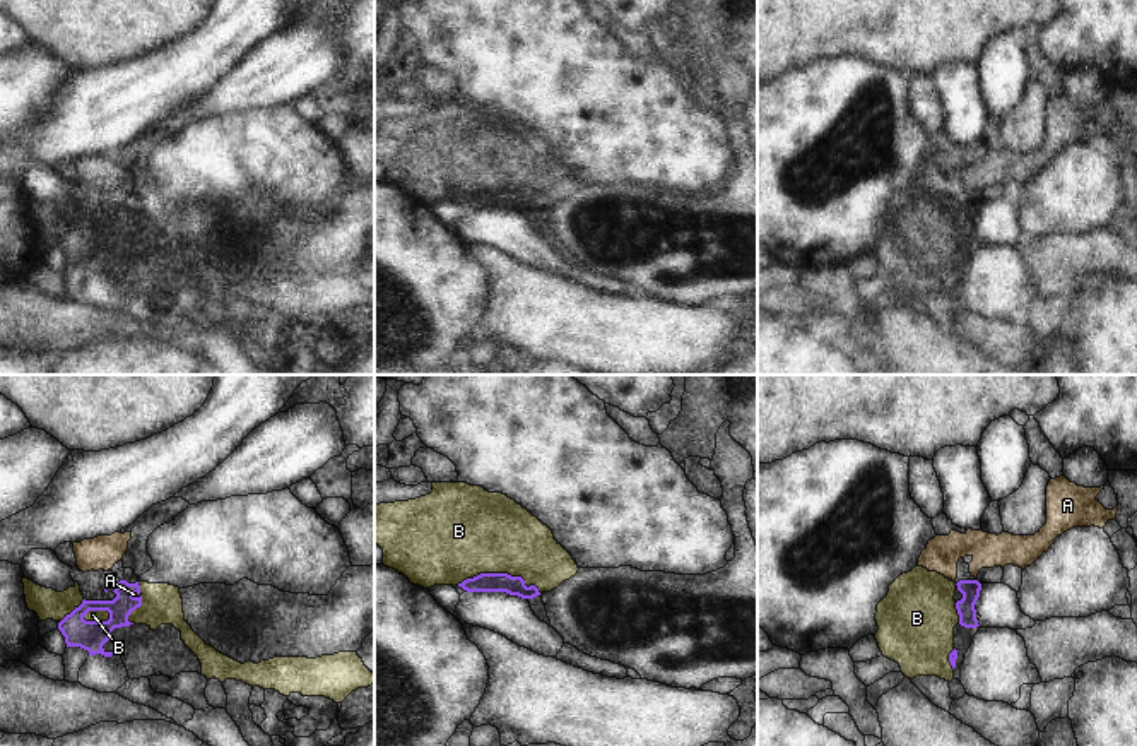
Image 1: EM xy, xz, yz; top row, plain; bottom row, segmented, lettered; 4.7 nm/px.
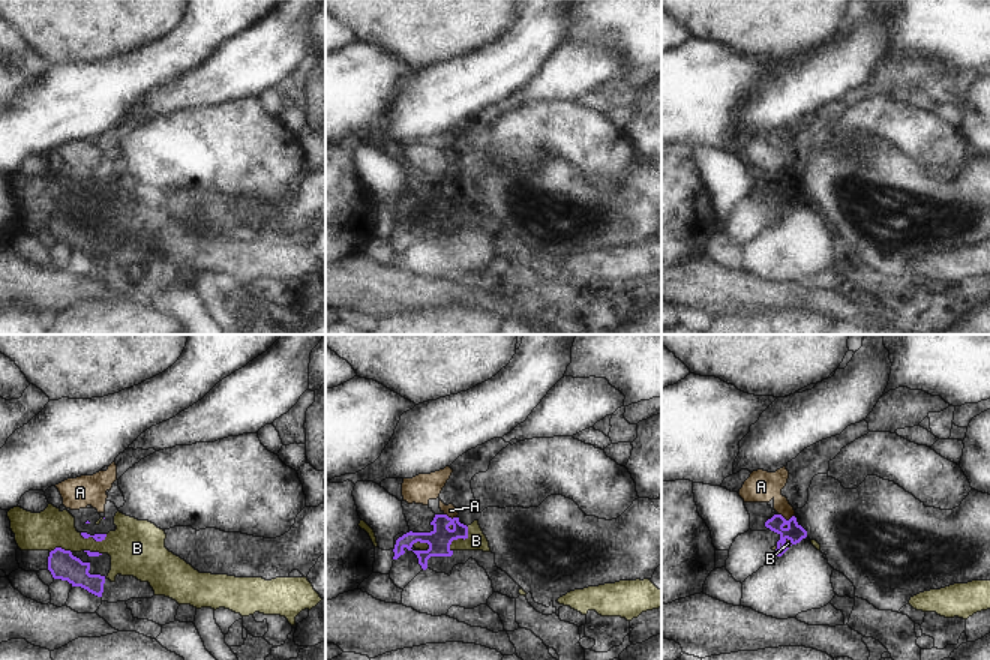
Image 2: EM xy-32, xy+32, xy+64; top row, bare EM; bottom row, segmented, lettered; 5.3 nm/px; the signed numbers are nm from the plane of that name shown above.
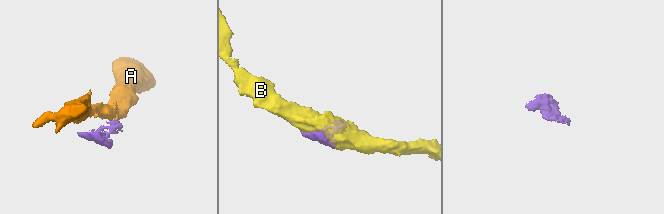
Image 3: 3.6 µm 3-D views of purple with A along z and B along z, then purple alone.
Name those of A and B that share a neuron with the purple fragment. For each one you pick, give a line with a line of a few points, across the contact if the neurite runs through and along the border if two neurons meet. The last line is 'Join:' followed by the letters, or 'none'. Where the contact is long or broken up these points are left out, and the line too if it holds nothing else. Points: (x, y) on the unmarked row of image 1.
Join: B

